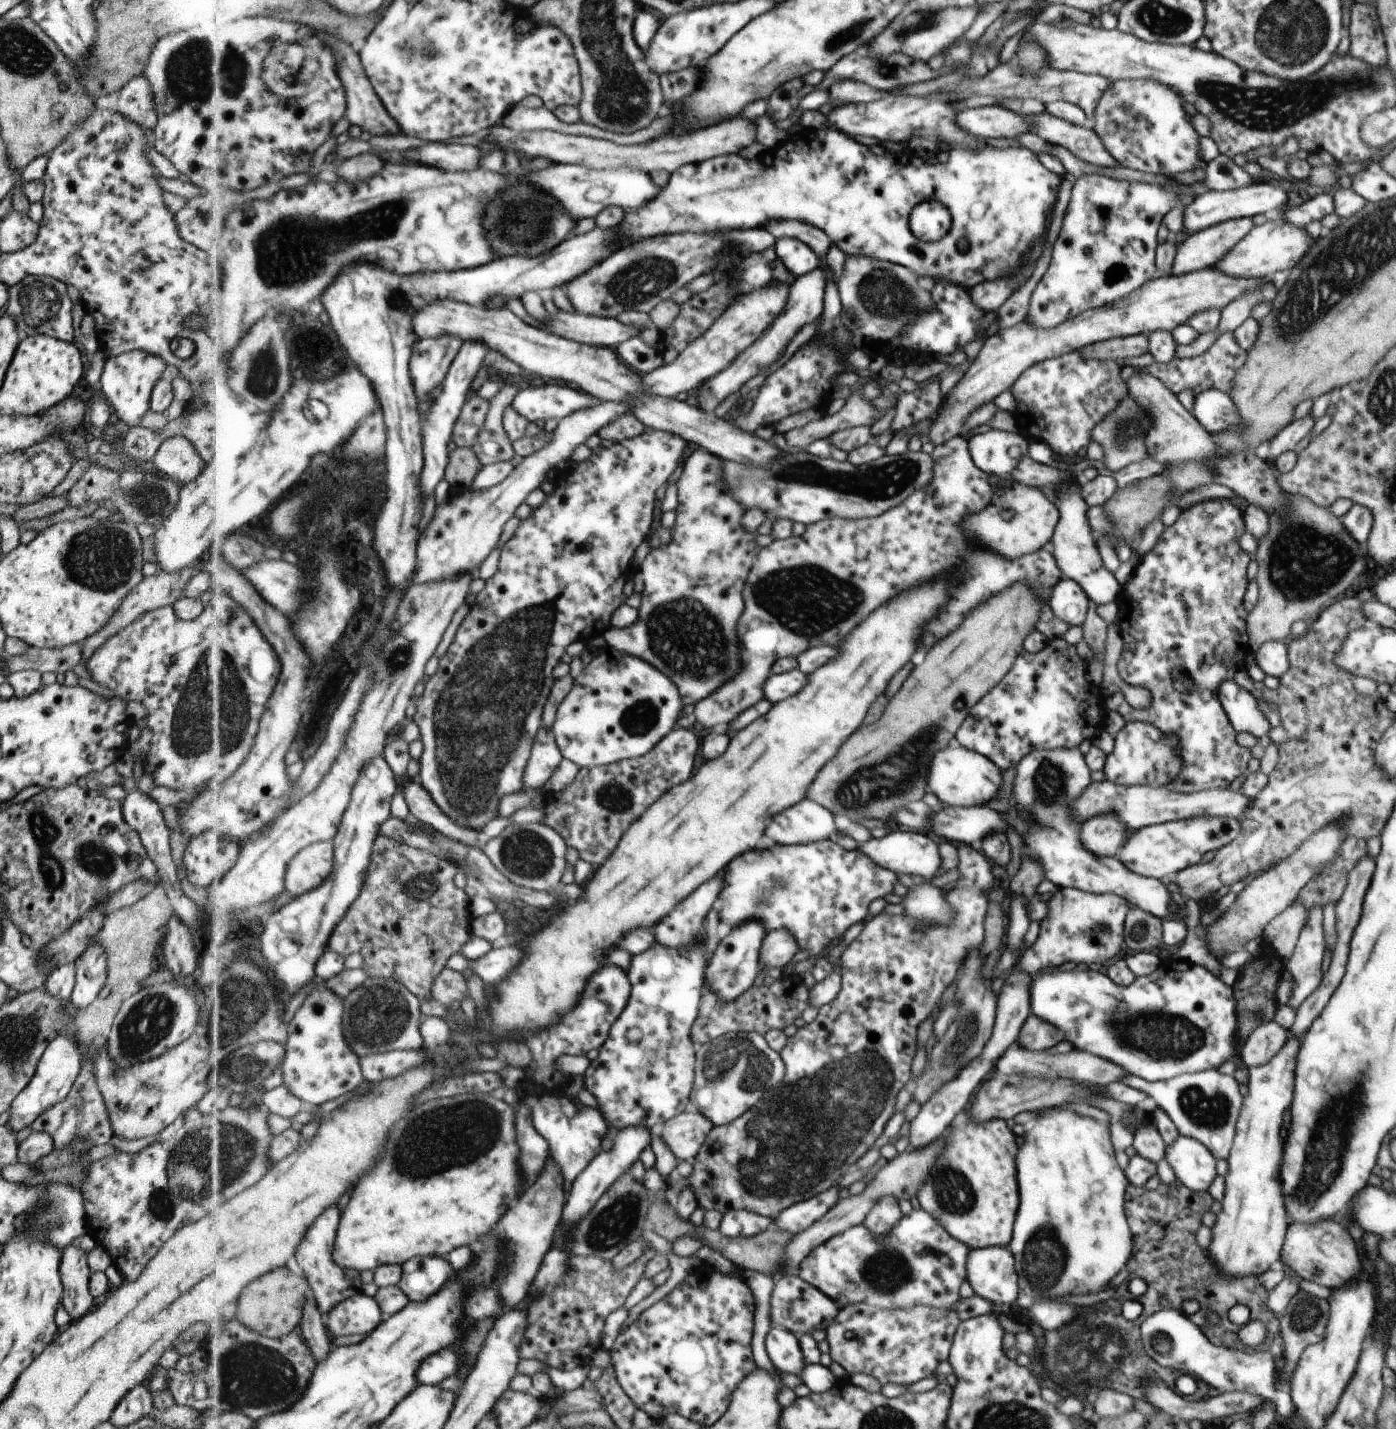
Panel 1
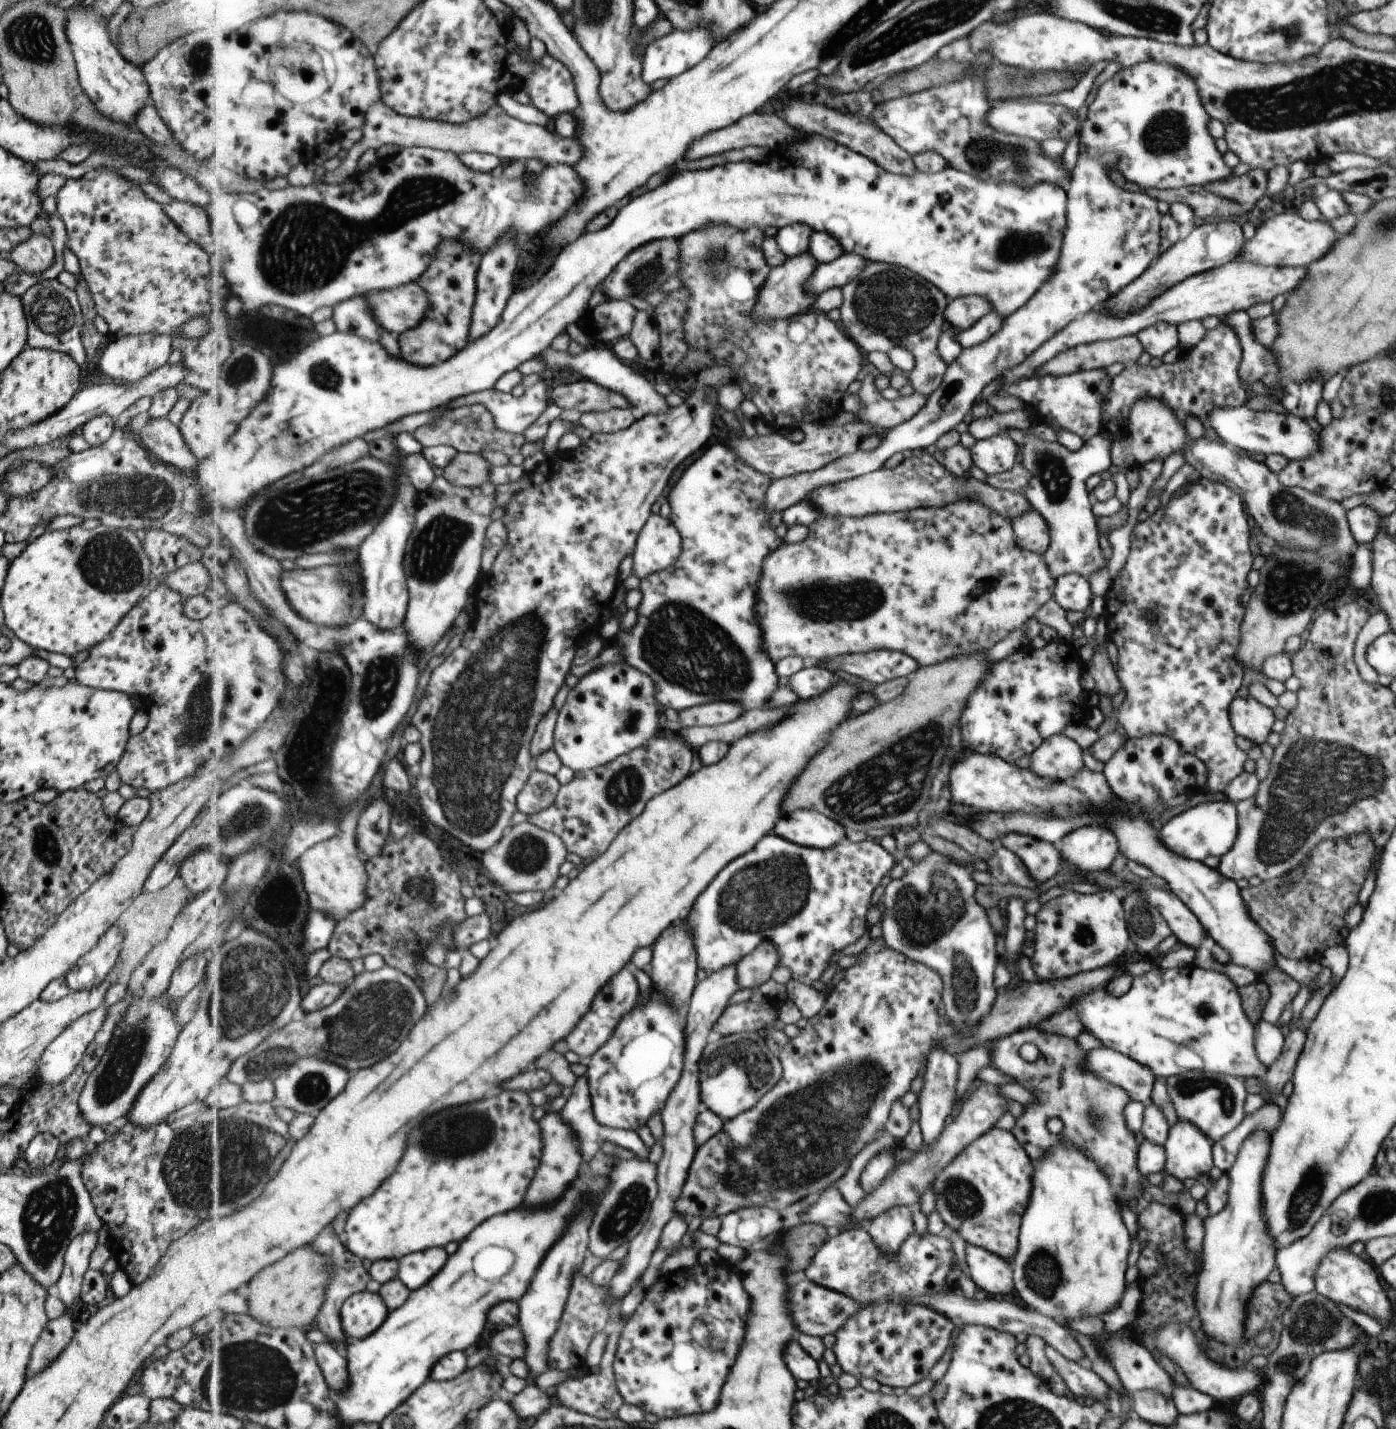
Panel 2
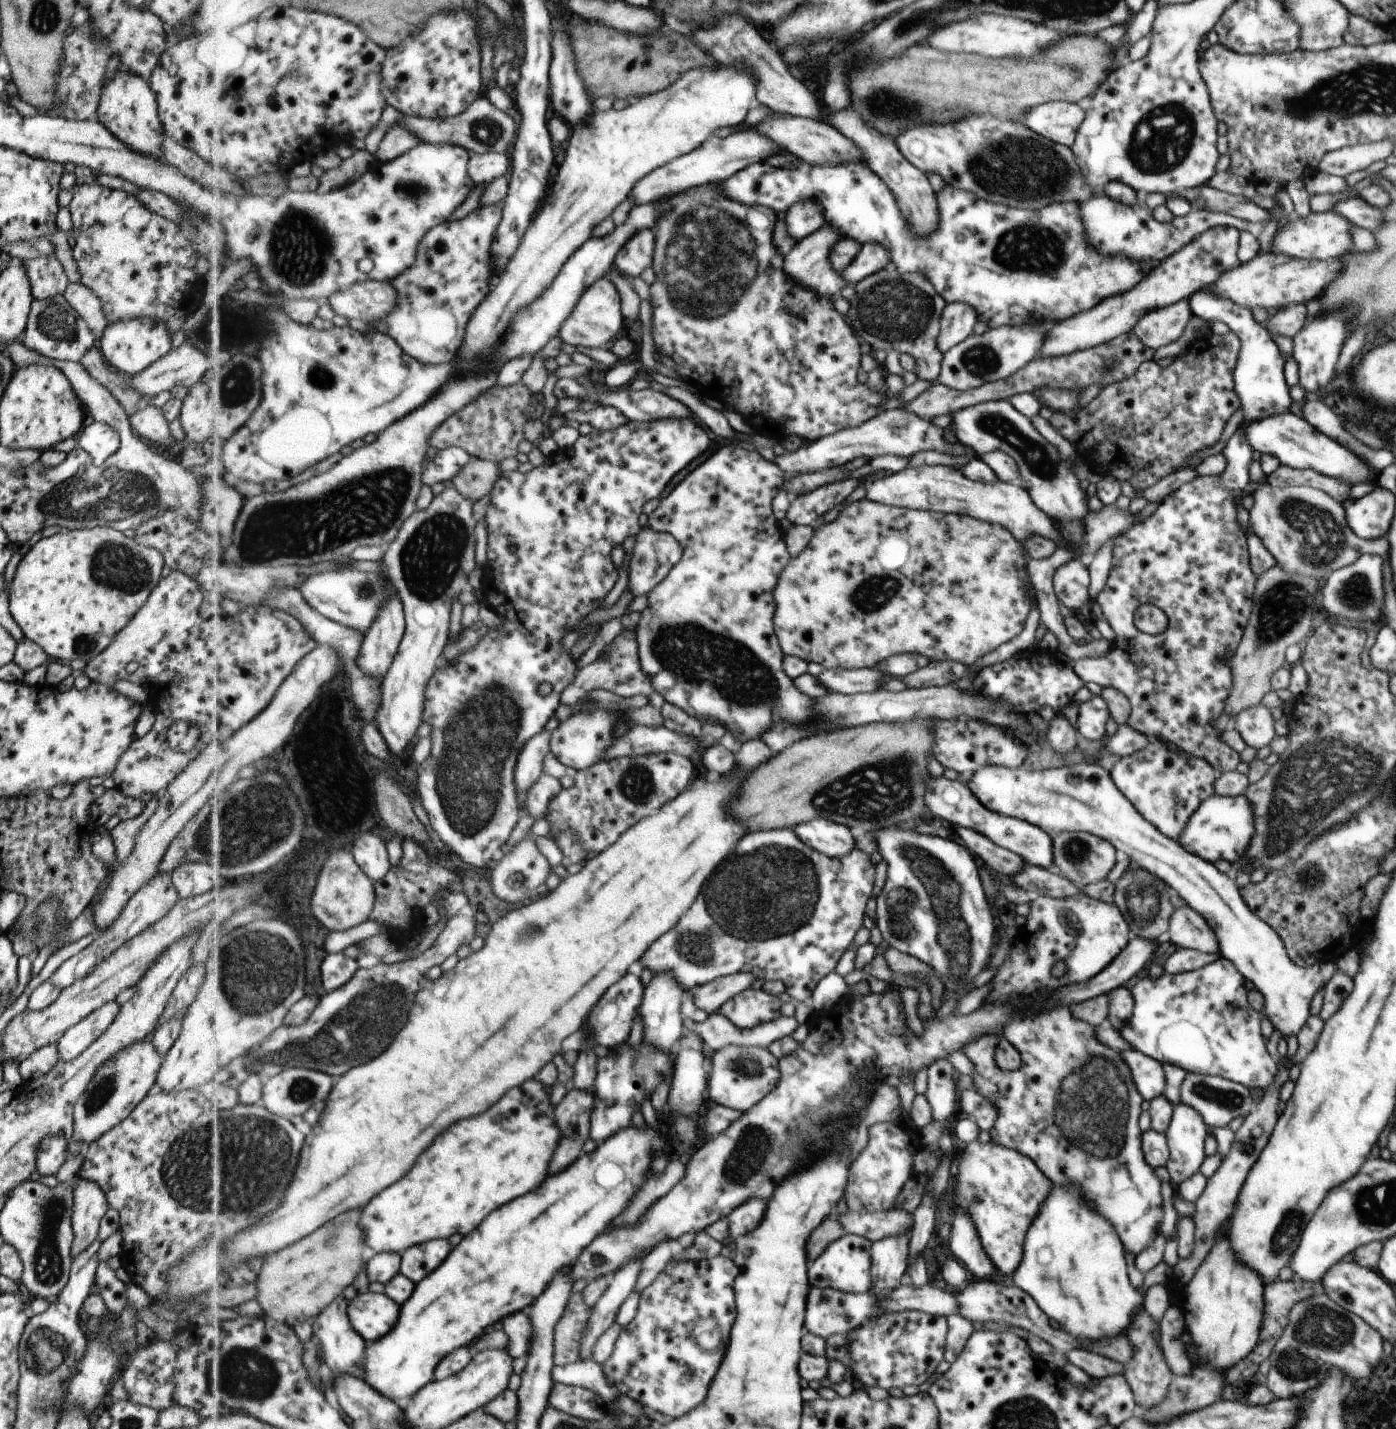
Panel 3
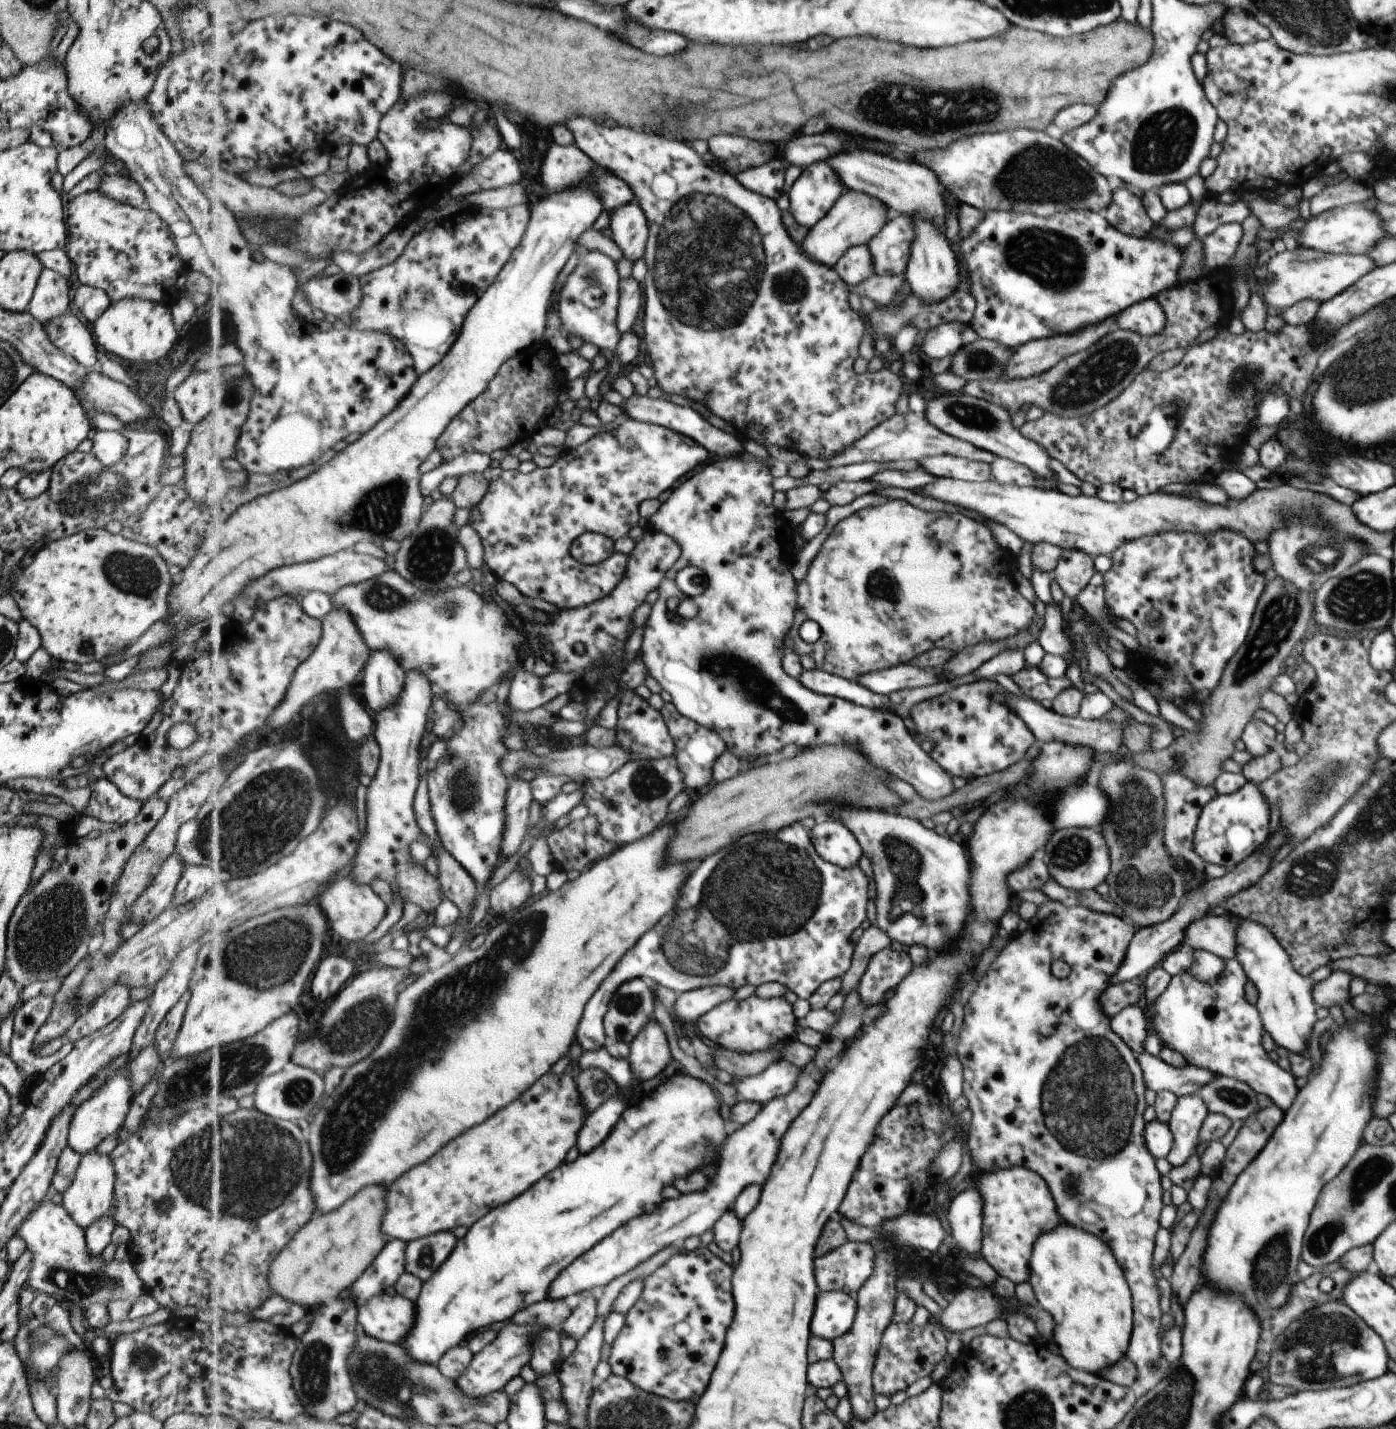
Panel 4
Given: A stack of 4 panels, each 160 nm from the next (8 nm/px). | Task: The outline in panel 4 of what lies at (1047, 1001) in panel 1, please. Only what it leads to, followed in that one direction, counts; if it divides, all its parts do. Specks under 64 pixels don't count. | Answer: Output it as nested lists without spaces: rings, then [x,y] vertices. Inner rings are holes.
[[[1235,958],[1226,959],[1226,967],[1214,983],[1199,981],[1190,973],[1179,973],[1170,977],[1168,987],[1154,1000],[1150,1007],[1153,1013],[1151,1026],[1154,1028],[1161,1045],[1167,1045],[1175,1049],[1187,1063],[1206,1068],[1215,1076],[1231,1077],[1243,1081],[1256,1093],[1265,1094],[1273,1104],[1277,1105],[1283,1112],[1289,1110],[1291,1103],[1297,1098],[1297,1086],[1291,1078],[1292,1074],[1283,1072],[1277,1063],[1269,1062],[1265,1050],[1261,1050],[1264,1028],[1261,1028],[1258,1009],[1247,1002],[1245,997],[1245,984],[1248,982],[1242,965]]]

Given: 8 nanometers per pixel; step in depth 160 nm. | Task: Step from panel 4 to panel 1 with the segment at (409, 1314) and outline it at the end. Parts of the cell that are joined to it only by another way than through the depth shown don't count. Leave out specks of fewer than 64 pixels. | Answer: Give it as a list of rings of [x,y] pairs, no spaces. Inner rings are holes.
[[[356,1294],[338,1304],[327,1316],[326,1324],[335,1337],[370,1335],[383,1321],[383,1311],[375,1296]]]

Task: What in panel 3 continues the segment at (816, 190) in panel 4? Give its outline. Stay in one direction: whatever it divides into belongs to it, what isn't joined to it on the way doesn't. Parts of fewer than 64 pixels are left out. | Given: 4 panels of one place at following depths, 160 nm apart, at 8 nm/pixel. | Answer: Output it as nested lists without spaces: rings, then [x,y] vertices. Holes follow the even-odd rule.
[[[813,199],[803,200],[803,204],[795,204],[787,216],[789,232],[793,238],[803,240],[816,233],[826,223],[823,207]]]

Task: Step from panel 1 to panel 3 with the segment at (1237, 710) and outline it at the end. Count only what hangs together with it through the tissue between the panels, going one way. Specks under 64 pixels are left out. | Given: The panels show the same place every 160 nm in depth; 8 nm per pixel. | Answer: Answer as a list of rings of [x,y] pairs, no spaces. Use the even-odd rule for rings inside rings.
[[[1261,704],[1238,712],[1231,723],[1243,742],[1255,750],[1268,745],[1271,738],[1276,736],[1273,732],[1273,720],[1269,716],[1269,710]]]

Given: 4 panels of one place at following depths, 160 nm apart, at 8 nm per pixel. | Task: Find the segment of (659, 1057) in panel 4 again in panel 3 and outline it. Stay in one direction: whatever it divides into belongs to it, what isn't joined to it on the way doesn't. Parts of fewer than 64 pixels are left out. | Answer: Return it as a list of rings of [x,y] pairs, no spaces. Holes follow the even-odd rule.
[[[672,973],[655,975],[651,984],[646,987],[639,1014],[642,1022],[643,1041],[654,1045],[657,1049],[662,1049],[665,1053],[672,1051],[674,1044],[678,1043],[686,1033],[685,1017],[681,1012],[686,993],[687,990]]]

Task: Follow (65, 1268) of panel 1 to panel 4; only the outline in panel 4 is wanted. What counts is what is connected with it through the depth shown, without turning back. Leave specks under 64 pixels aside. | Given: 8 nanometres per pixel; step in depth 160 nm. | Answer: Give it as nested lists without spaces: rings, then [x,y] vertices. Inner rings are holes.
[[[89,1151],[80,1156],[70,1187],[62,1194],[61,1206],[78,1227],[83,1230],[100,1216],[107,1214],[111,1204],[114,1166],[106,1154]]]

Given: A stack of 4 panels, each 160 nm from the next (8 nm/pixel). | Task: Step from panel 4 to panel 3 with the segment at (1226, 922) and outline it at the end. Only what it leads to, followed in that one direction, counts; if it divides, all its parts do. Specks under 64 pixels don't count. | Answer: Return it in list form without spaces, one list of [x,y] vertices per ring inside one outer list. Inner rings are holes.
[[[1187,905],[1174,910],[1169,920],[1169,942],[1182,949],[1217,953],[1218,939],[1203,917]]]

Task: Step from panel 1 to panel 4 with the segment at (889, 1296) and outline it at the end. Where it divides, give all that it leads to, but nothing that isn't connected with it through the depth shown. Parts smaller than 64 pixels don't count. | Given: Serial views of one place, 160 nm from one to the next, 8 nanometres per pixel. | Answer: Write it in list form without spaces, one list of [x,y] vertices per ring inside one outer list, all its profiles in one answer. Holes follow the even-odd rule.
[[[848,1240],[843,1246],[815,1260],[815,1276],[821,1291],[856,1294],[875,1272],[877,1249],[871,1243]]]

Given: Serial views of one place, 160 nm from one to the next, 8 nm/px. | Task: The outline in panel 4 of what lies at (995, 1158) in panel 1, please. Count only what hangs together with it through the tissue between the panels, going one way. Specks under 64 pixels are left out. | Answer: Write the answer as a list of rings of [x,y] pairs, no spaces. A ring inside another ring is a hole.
[[[1011,1167],[992,1173],[973,1172],[973,1181],[983,1199],[979,1256],[997,1275],[1014,1285],[1028,1282],[1028,1262],[1035,1239],[1061,1224],[1049,1186],[1037,1173],[1025,1167]]]

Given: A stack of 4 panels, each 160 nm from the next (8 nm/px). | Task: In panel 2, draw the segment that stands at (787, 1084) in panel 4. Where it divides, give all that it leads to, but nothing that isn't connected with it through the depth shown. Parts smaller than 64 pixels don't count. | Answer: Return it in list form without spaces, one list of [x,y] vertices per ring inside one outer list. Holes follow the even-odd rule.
[[[763,1032],[736,1033],[714,1037],[703,1050],[701,1062],[701,1100],[723,1121],[752,1110],[783,1078],[783,1064],[769,1048]]]

